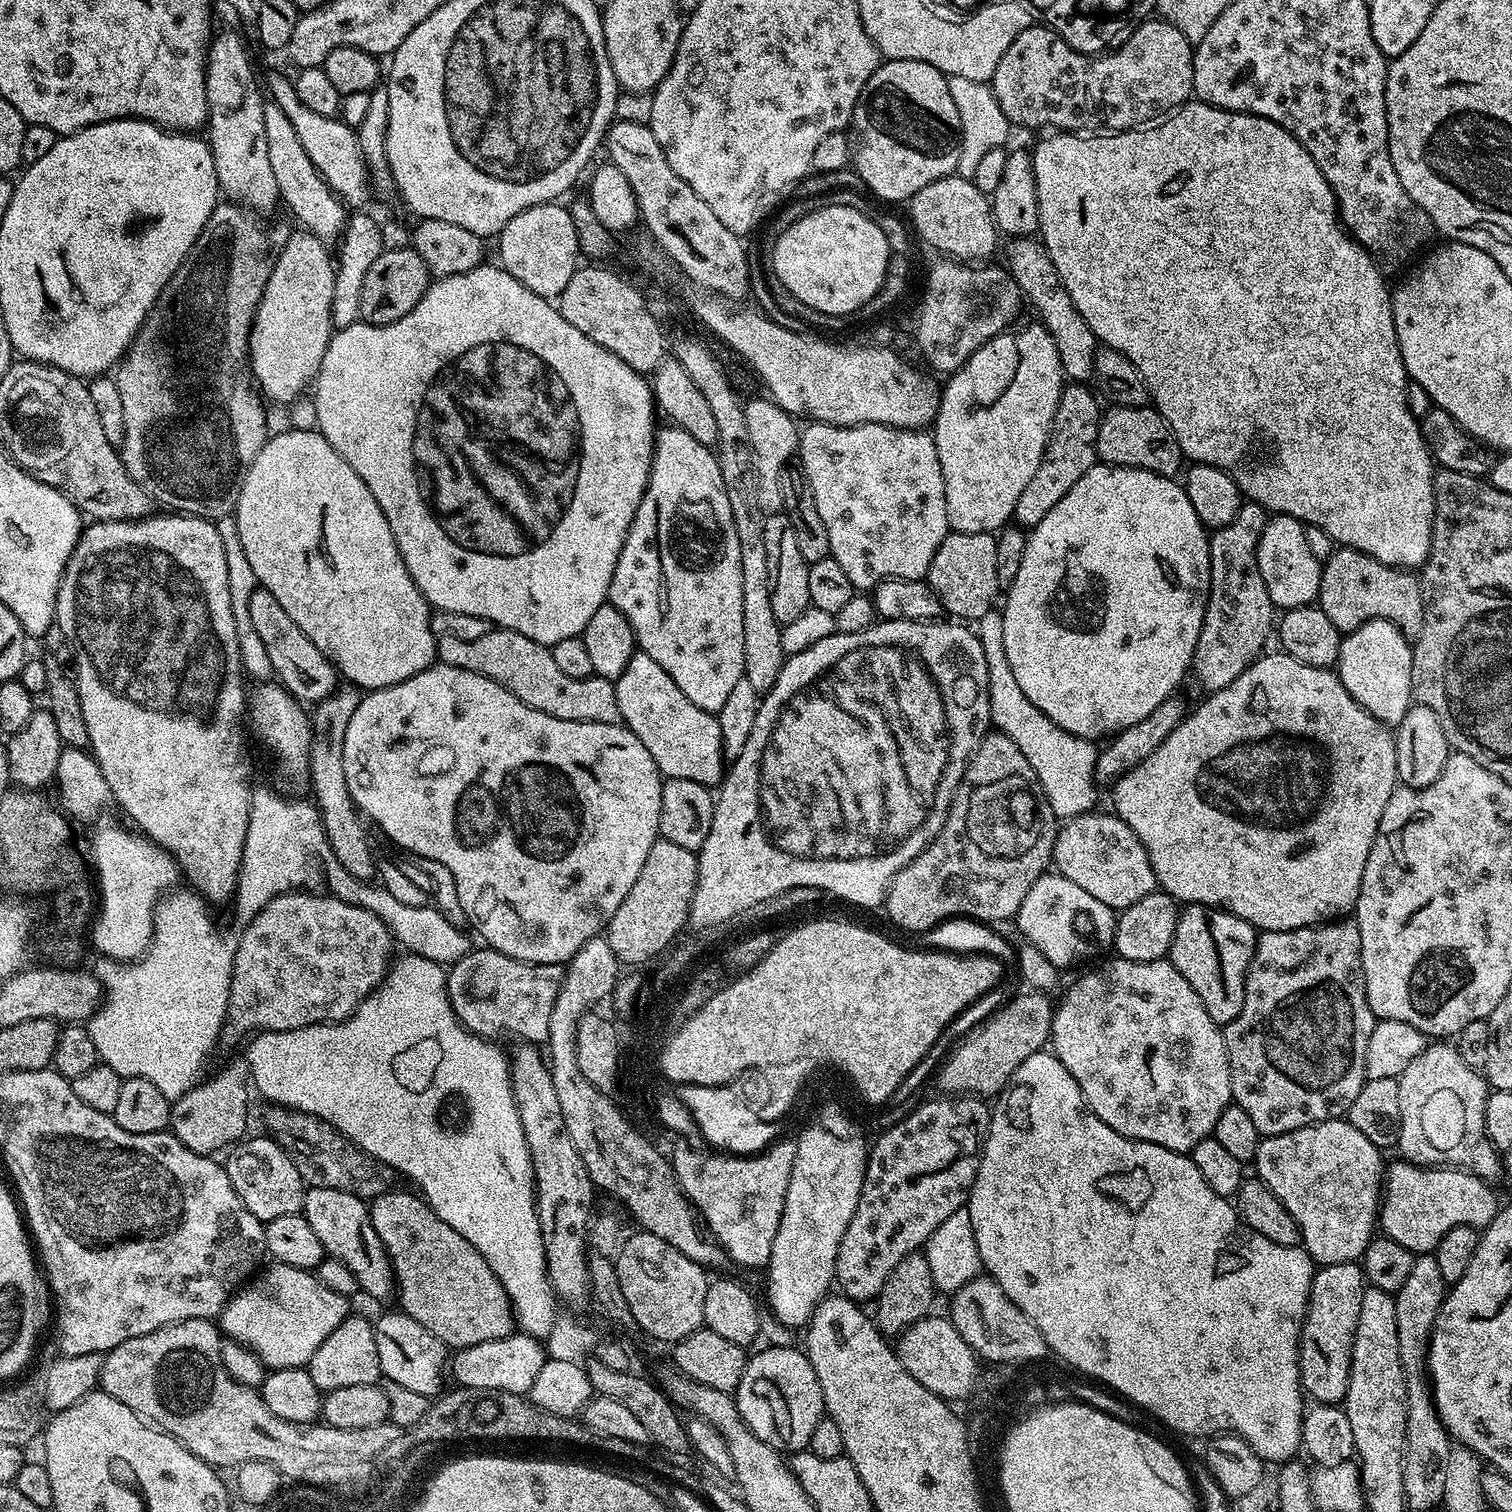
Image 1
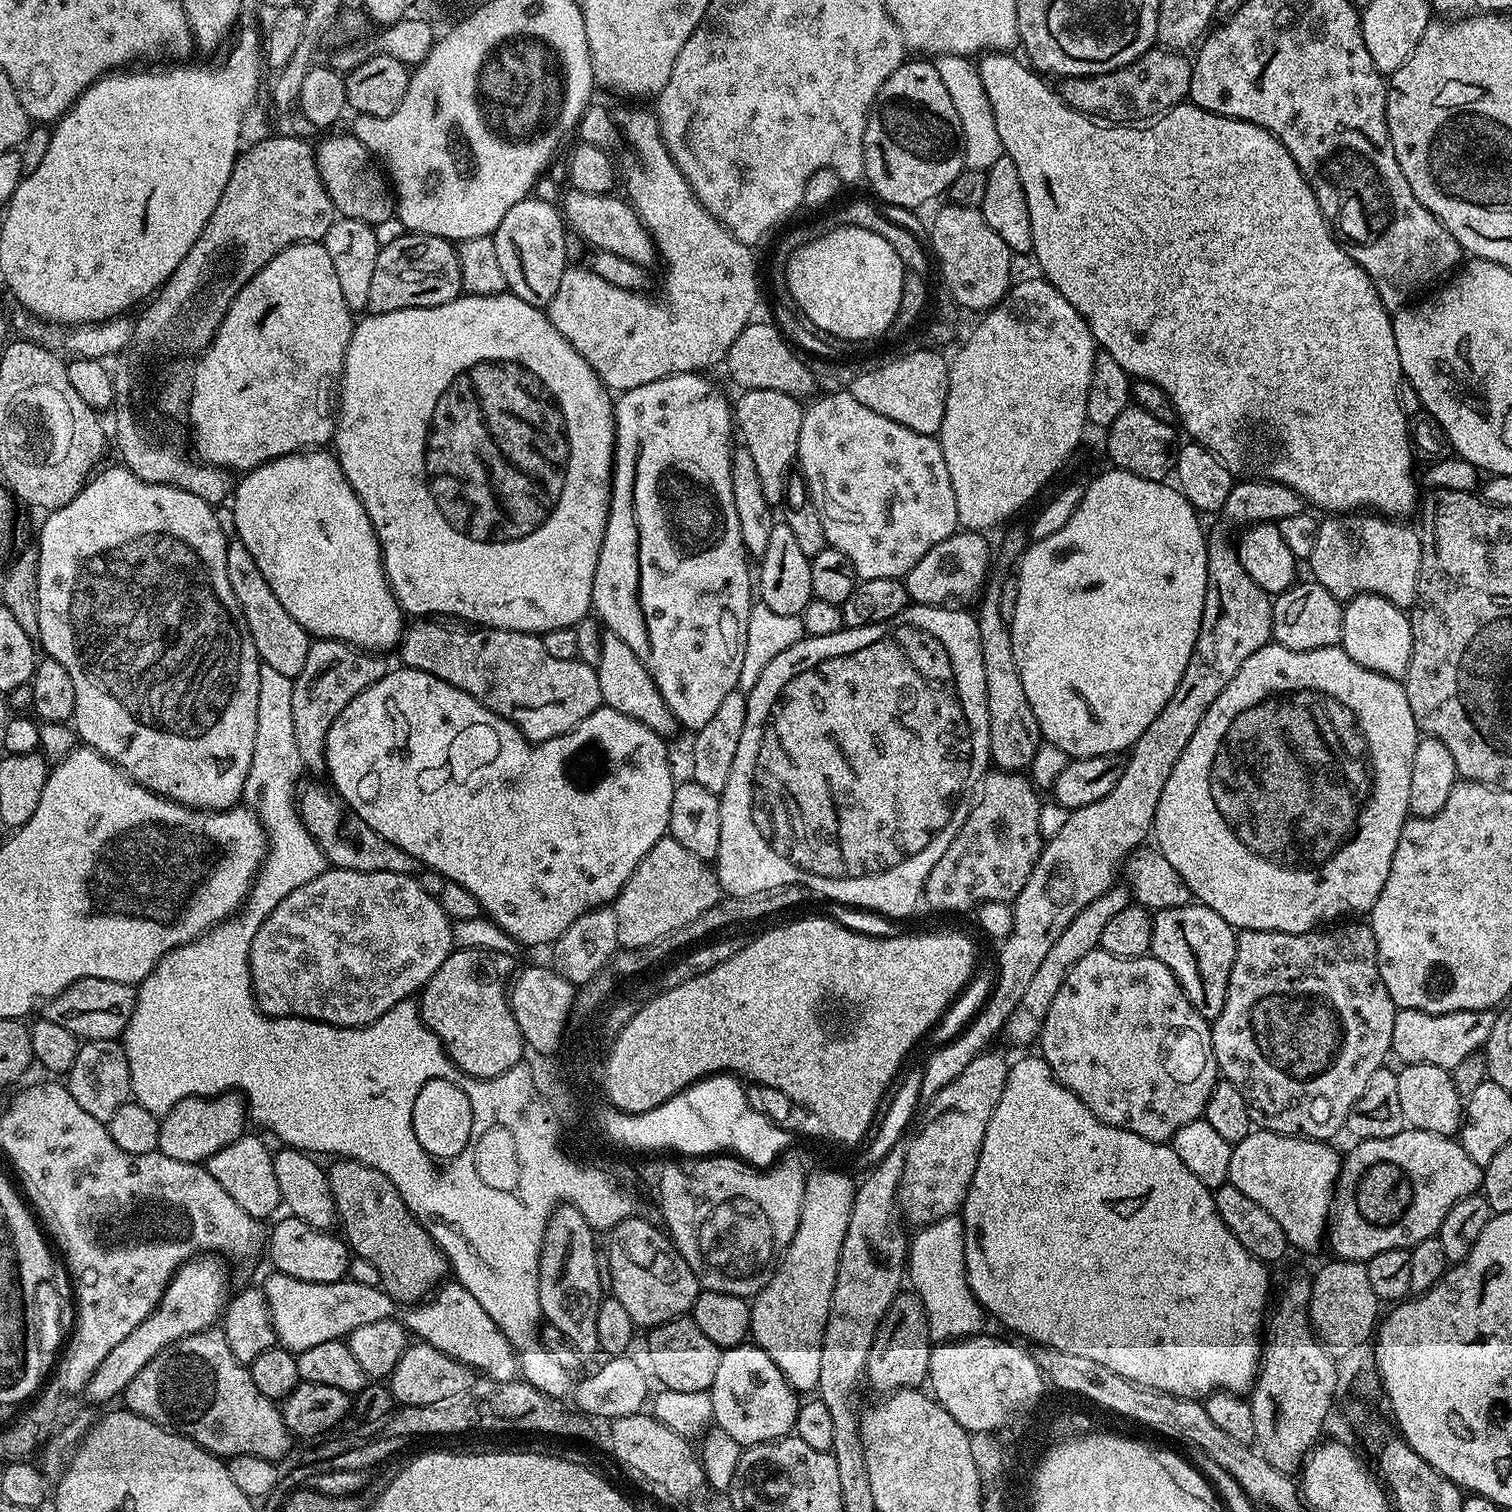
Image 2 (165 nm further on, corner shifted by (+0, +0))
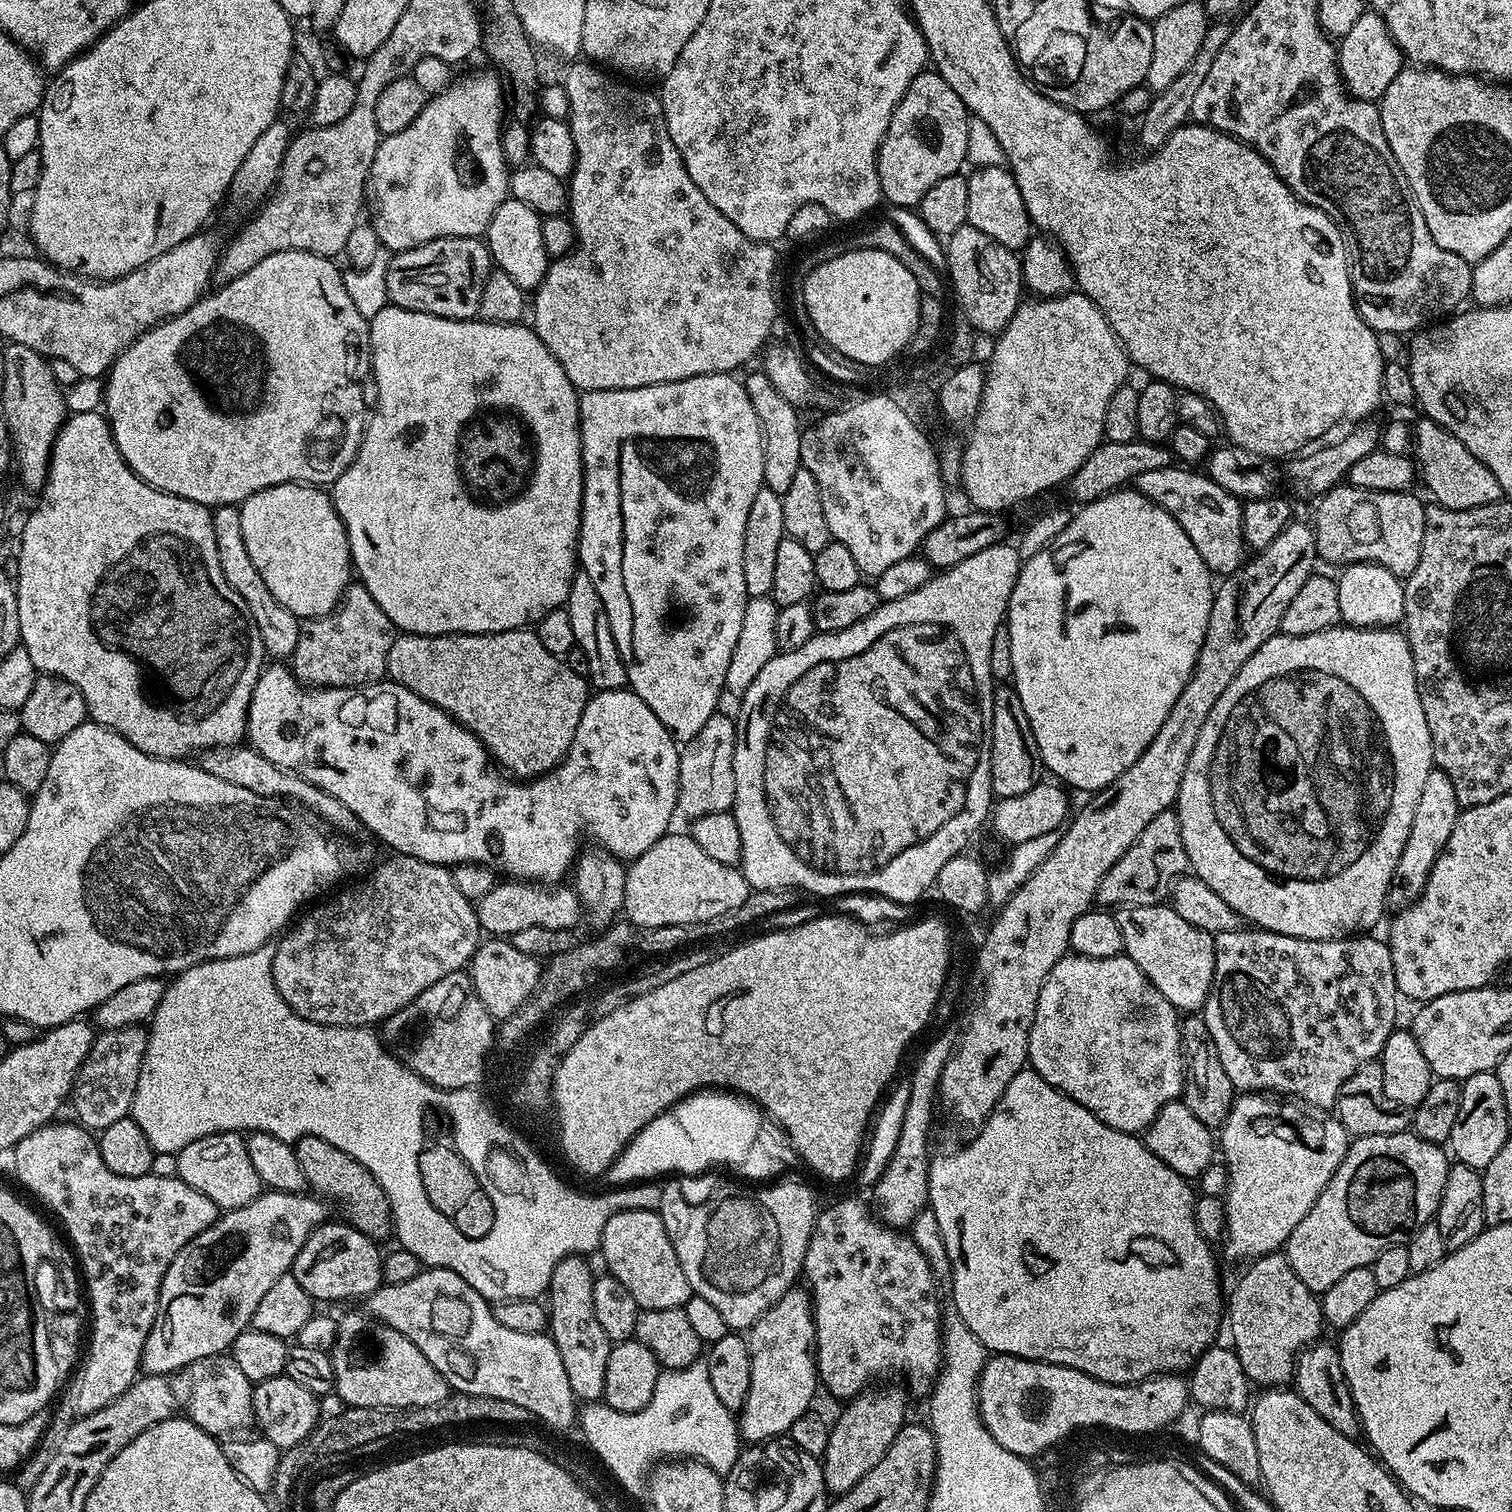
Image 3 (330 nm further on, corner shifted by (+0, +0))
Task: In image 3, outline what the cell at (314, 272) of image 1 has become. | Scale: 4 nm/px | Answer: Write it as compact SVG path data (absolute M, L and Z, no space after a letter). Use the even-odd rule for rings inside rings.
M293 248L288 252L270 254L266 258L262 258L262 262L258 262L258 266L246 270L246 274L234 278L228 284L217 287L217 292L209 291L207 294L201 296L197 304L190 306L190 310L186 310L182 314L178 314L169 320L164 320L158 326L154 326L149 332L143 332L127 350L116 357L116 361L113 362L112 367L108 369L106 379L104 380L104 402L102 408L108 417L108 425L112 428L114 442L118 446L122 458L128 463L134 475L145 480L151 488L157 488L163 492L170 493L172 496L193 500L205 506L219 506L221 504L235 504L239 506L243 504L246 498L250 498L254 494L258 494L270 486L278 486L279 484L331 486L334 481L343 474L346 470L346 466L350 466L350 462L354 462L354 458L358 454L360 443L364 437L366 412L364 416L364 388L360 383L362 383L364 379L367 381L370 376L370 369L372 366L372 343L370 342L369 320L362 314L358 314L358 309L354 307L354 302L350 299L350 293L346 291L344 272L341 271L341 269L336 269L332 264L335 263L333 263L329 257L310 254L309 252L299 252Z

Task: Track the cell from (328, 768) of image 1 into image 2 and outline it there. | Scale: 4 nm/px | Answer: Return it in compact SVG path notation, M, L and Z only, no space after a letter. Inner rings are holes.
M316 638L309 643L306 663L302 665L302 674L294 677L292 682L294 698L290 702L290 714L294 714L294 742L298 742L298 758L302 758L304 767L309 773L312 771L316 775L313 777L320 778L320 775L325 775L328 766L324 753L326 734L330 734L330 726L334 726L334 718L338 718L338 714L342 714L342 710L346 710L346 706L350 706L350 702L354 702L358 694L362 694L362 690L374 686L390 671L390 664L387 664L384 659L383 655L365 652L363 648L356 648L341 640Z

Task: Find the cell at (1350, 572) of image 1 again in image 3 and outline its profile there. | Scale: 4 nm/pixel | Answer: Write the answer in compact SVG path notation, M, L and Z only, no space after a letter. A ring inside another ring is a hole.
M1337 486L1315 501L1316 555L1328 564L1377 564L1401 578L1411 576L1422 554L1425 501L1406 492L1371 492Z

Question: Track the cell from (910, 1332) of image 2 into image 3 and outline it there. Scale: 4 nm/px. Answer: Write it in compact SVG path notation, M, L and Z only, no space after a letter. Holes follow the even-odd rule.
M903 1387L900 1388L880 1388L877 1392L865 1390L841 1407L844 1409L836 1424L834 1420L831 1425L822 1457L824 1481L829 1493L849 1492L870 1474L870 1470L874 1470L874 1466L878 1466L878 1462L882 1462L882 1454L890 1450L890 1442L894 1442L898 1430L906 1423L907 1416L904 1415L908 1412L910 1396Z

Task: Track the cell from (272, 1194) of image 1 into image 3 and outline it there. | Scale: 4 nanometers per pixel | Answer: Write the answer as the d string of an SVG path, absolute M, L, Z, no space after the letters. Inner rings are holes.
M221 1132L218 1136L198 1138L198 1142L190 1142L190 1146L175 1153L175 1157L176 1175L180 1180L186 1182L186 1186L204 1192L217 1209L241 1208L261 1194L258 1170L254 1170L254 1162L250 1162L248 1141L241 1133Z

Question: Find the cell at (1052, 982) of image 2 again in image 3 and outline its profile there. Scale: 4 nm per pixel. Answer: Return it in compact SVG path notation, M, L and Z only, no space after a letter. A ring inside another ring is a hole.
M1169 810L1158 814L1158 818L1150 821L1150 826L1138 834L1134 846L1106 870L1102 882L1098 882L1095 903L1108 910L1116 910L1121 906L1137 908L1138 906L1154 906L1163 904L1172 895L1177 880L1189 871L1186 858L1186 846L1182 846L1182 830L1178 826L1175 811Z

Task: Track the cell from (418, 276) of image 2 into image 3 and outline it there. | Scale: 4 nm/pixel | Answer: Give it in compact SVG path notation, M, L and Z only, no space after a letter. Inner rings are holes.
M447 236L414 246L405 252L397 252L388 261L386 270L386 294L389 305L405 308L408 312L425 312L447 320L470 320L480 311L482 290L486 278L493 272L492 256L483 239L475 236Z

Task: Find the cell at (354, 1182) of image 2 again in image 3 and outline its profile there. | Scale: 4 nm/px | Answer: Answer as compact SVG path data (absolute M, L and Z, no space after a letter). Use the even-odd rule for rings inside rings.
M304 1136L295 1141L294 1147L298 1166L302 1166L305 1185L310 1186L317 1197L340 1204L341 1210L344 1211L343 1219L370 1239L377 1242L383 1242L387 1236L389 1239L393 1226L388 1195L372 1177L370 1170L362 1166L362 1162L350 1158L350 1154L338 1150L338 1146L330 1146L330 1142L322 1142L322 1138L313 1136Z

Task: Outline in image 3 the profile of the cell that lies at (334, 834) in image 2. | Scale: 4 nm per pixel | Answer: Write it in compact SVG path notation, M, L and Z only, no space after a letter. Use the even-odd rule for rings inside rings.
M233 746L226 749L213 748L205 751L201 756L204 757L198 760L199 768L206 770L206 774L214 774L214 778L222 778L222 782L242 786L242 790L254 790L254 794L274 796L283 798L288 802L295 802L297 805L311 810L323 823L333 829L341 828L341 830L336 829L341 833L350 831L354 826L357 827L356 815L342 802L338 802L338 798L334 798L318 786L306 782L306 778L302 778L282 766L274 766L274 762L270 762L270 758L262 758L262 754L251 746Z

